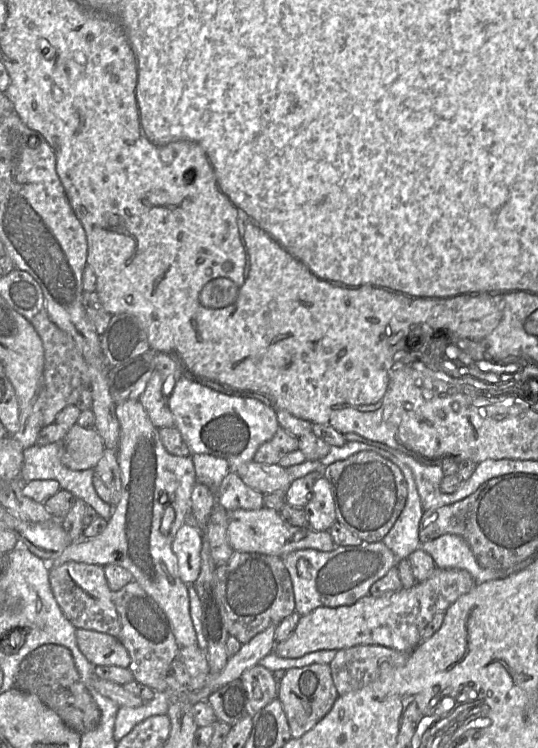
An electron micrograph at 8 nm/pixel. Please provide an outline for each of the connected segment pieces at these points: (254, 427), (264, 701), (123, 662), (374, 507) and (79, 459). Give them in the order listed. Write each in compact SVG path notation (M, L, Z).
M182 375L168 396L167 405L174 416L174 426L181 432L190 454L208 454L225 459L230 472L236 472L239 466L252 461L258 448L269 441L280 427L276 411L262 401L253 397L224 394Z
M257 664L246 669L239 680L243 683L248 695L248 714L251 719L272 700L278 698L279 683L273 671Z
M76 629L75 636L81 653L94 666L129 667L129 653L114 636L87 629Z
M360 451L325 466L321 473L331 484L337 522L363 542L381 542L407 500L407 483L397 466L375 451Z
M76 423L62 440L61 463L71 470L92 469L104 450L103 439L94 427L84 428Z

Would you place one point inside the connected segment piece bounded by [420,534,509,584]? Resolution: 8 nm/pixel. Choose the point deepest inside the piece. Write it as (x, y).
(449, 551)

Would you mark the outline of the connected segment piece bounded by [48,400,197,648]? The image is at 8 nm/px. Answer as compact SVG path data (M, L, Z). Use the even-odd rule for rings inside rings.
M140 400L118 403L115 412L120 423L120 500L100 535L71 543L55 560L48 562L49 567L51 569L68 561L124 567L166 615L180 648L197 645L188 585L178 576L178 561L172 550L177 531L191 514L191 493L197 482L192 459L190 456L172 455L165 449L159 429L152 424Z

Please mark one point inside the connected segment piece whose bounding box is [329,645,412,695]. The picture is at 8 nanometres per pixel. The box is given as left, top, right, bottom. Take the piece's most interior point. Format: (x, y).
(353, 668)

